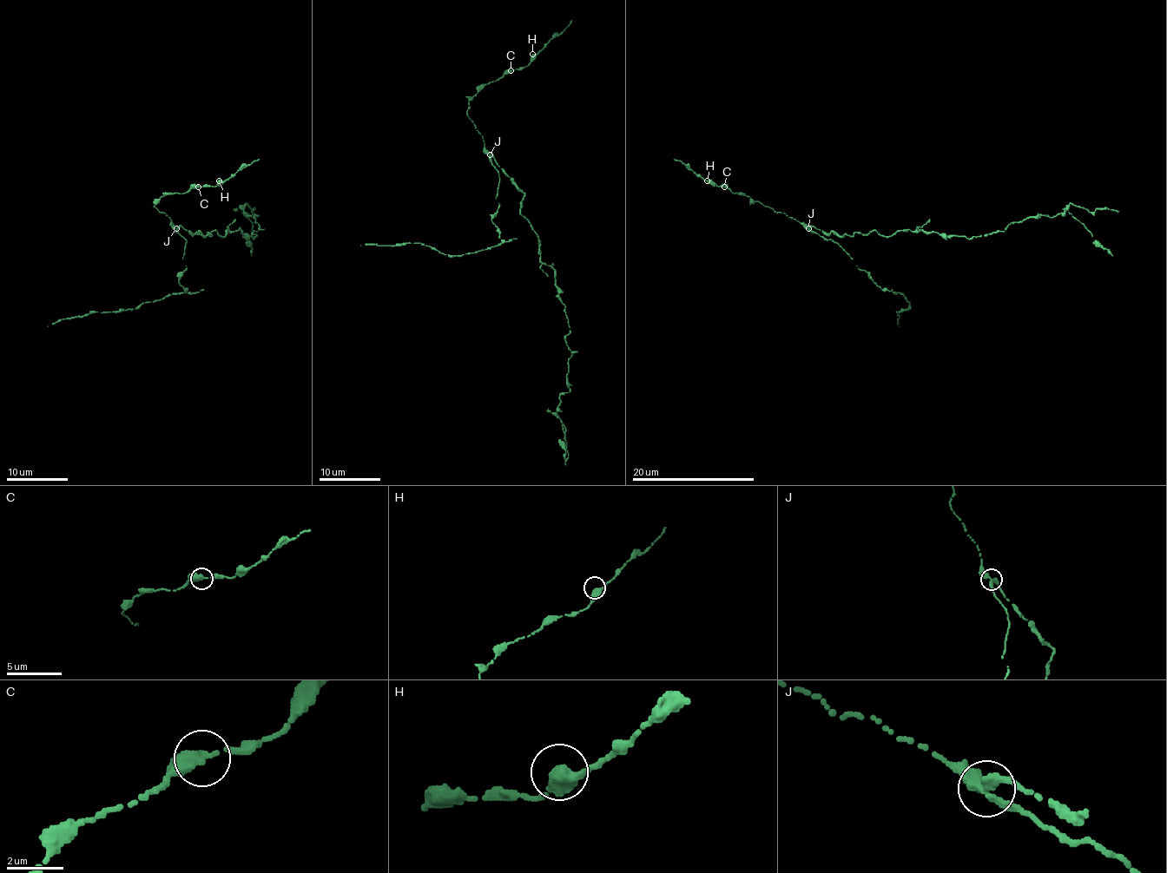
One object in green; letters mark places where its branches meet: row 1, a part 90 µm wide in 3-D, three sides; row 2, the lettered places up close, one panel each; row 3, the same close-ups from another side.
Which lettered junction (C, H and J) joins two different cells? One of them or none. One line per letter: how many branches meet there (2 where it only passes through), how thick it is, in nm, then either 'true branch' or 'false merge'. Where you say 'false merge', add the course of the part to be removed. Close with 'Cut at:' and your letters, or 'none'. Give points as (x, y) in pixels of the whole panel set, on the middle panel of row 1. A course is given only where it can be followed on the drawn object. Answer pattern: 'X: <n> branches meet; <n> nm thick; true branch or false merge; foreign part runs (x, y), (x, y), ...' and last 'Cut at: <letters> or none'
C: 3 branches meet; 320 nm thick; true branch
H: 2 branches meet; 360 nm thick; true branch
J: 3 branches meet; 280 nm thick; false merge; foreign part runs (489, 155), (523, 193), (520, 213), (537, 235), (566, 313), (569, 391), (557, 413), (566, 429), (564, 459)
Cut at: J

